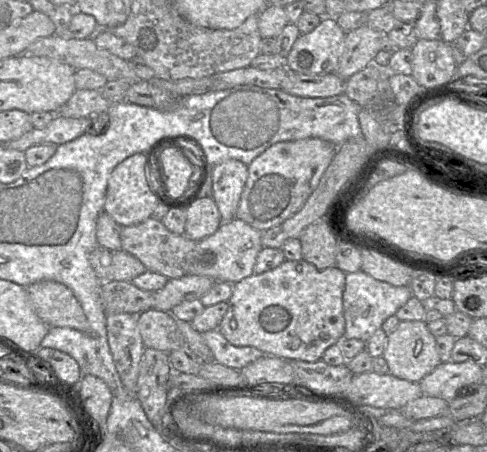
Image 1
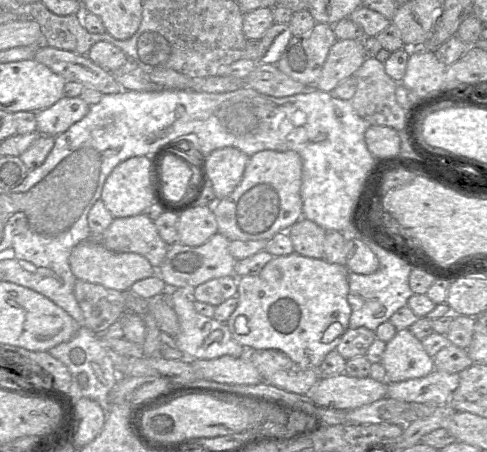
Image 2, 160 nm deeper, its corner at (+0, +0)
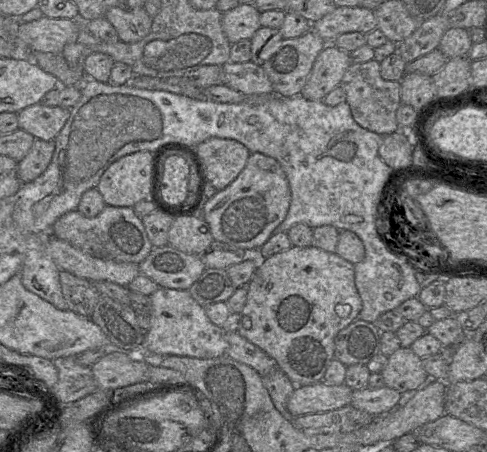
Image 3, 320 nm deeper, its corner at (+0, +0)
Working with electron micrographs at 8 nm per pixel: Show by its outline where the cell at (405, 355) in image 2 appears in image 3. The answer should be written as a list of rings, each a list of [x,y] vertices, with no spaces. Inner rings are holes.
[[[400,347],[390,356],[381,371],[385,386],[404,392],[415,392],[429,381],[422,358],[410,347]]]

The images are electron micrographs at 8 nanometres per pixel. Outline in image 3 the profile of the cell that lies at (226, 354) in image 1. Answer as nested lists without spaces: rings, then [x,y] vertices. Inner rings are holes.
[[[160,287],[149,295],[149,298],[150,328],[143,341],[146,350],[156,354],[198,359],[217,358],[226,354],[227,341],[224,329],[209,320],[204,307],[194,300],[188,290]]]

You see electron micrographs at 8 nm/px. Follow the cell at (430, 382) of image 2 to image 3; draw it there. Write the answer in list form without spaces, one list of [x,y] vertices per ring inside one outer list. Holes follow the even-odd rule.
[[[366,387],[353,390],[351,405],[372,415],[384,415],[393,410],[401,400],[403,394],[390,387]]]

